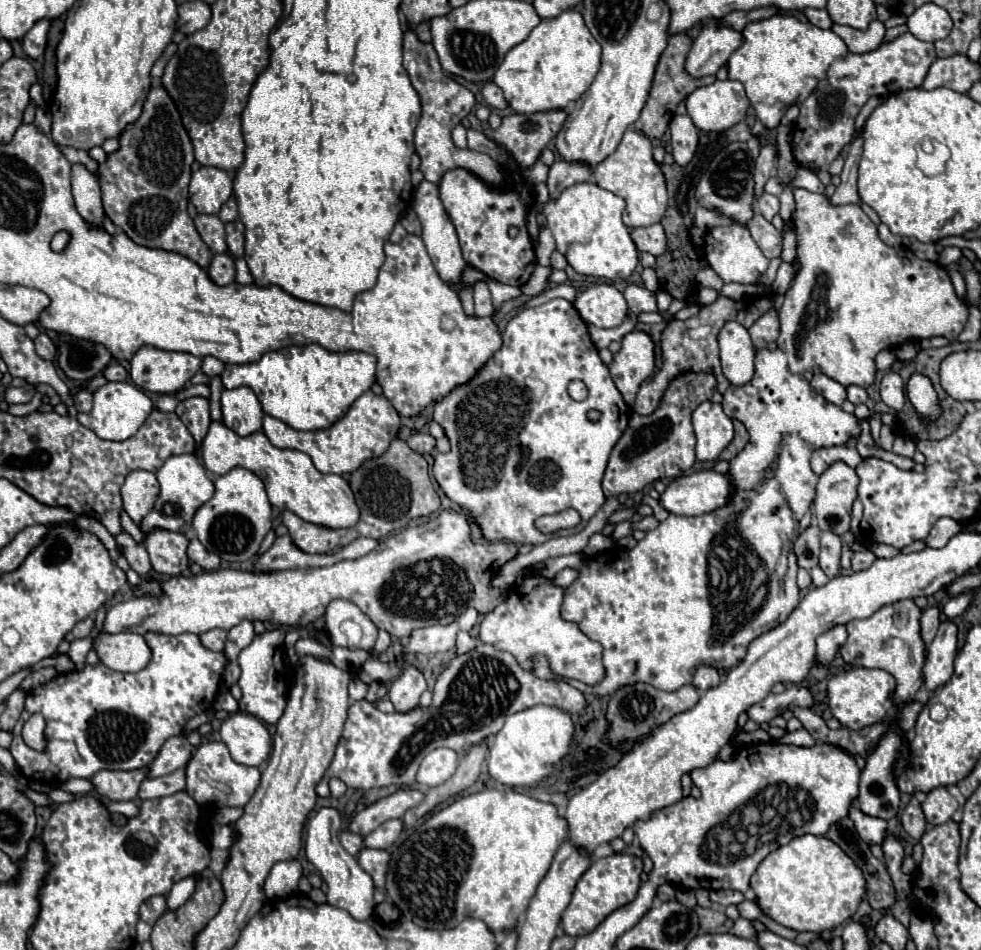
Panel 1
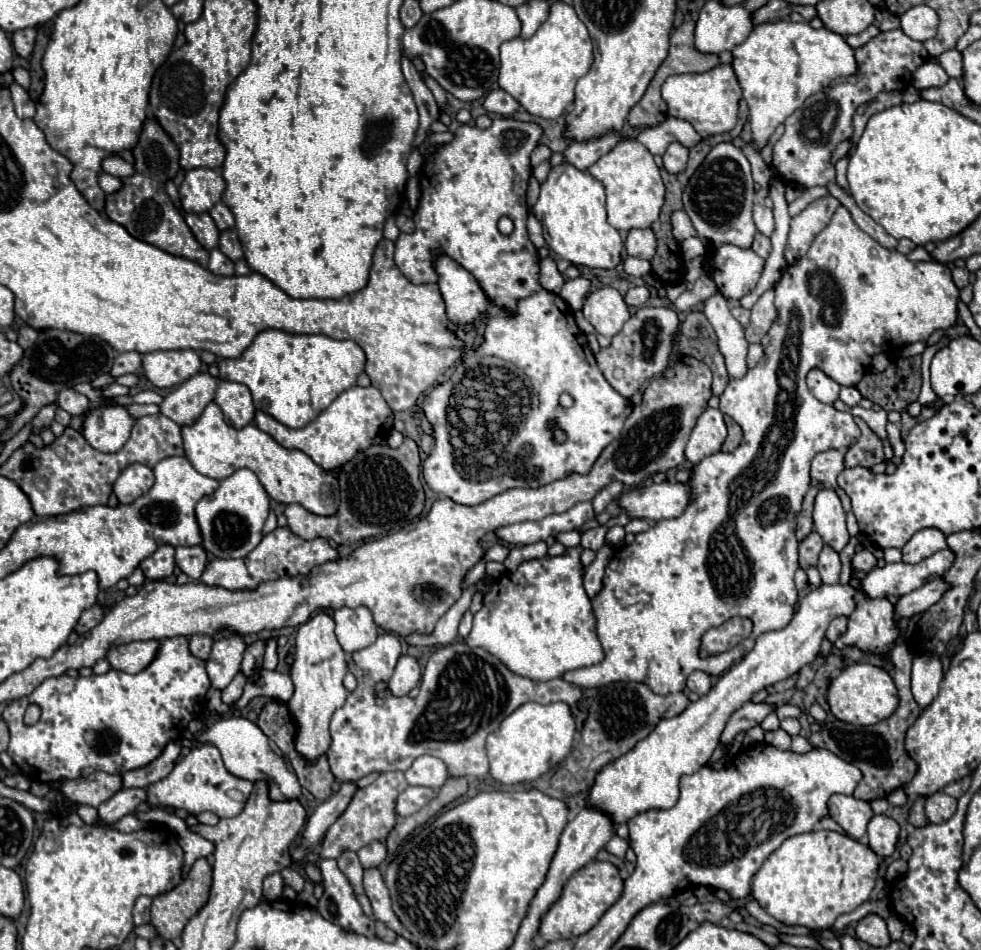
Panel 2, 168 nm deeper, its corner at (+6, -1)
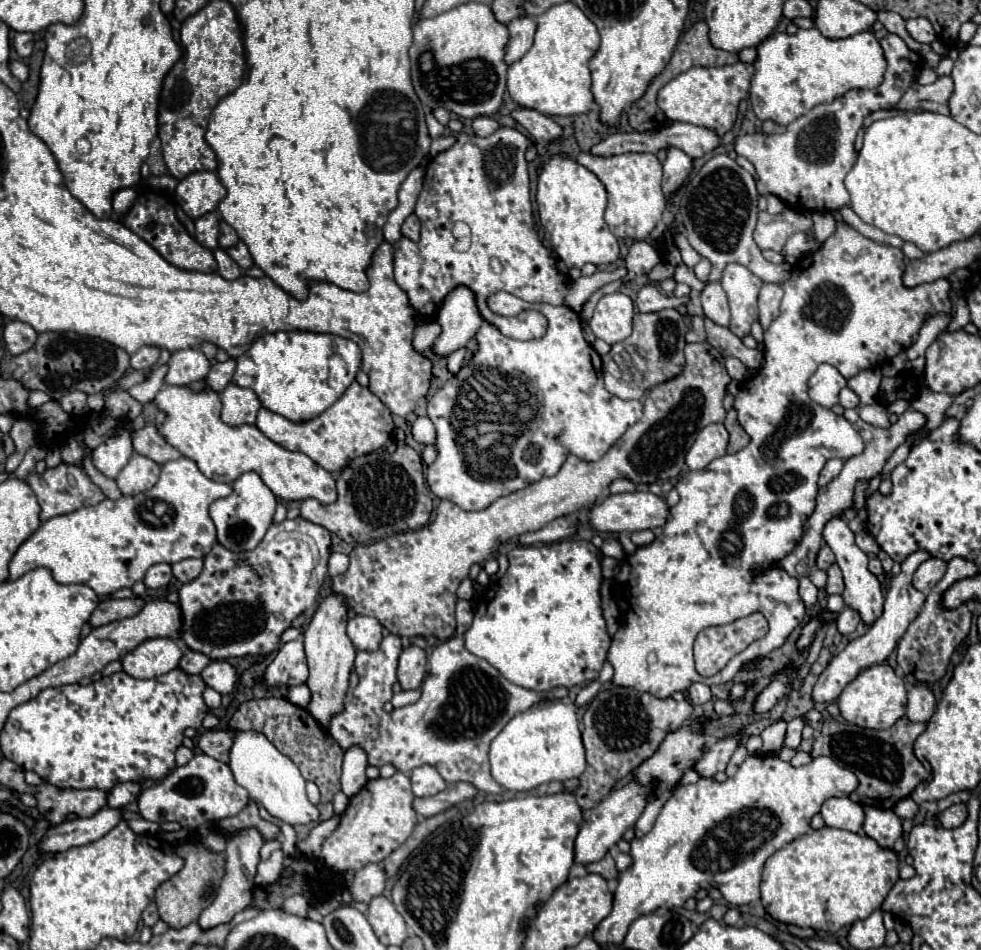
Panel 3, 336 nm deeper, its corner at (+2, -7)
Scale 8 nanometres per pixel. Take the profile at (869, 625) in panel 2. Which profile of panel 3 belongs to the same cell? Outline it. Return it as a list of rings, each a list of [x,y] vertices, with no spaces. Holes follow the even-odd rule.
[[[832,518],[826,524],[826,528],[824,528],[824,540],[832,548],[832,552],[836,554],[836,564],[840,566],[840,570],[844,574],[846,590],[844,590],[842,598],[844,598],[846,606],[850,606],[852,610],[858,610],[860,616],[862,616],[862,620],[866,624],[872,624],[872,620],[876,620],[876,616],[880,616],[880,608],[884,604],[884,594],[882,594],[880,580],[868,570],[868,556],[856,546],[854,532],[846,526],[846,522],[842,518]]]

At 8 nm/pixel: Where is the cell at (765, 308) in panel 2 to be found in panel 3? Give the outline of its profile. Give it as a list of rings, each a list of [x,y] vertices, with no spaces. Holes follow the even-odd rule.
[[[764,284],[758,296],[758,310],[760,310],[760,324],[766,330],[768,324],[778,316],[780,302],[782,302],[782,286],[780,284]]]

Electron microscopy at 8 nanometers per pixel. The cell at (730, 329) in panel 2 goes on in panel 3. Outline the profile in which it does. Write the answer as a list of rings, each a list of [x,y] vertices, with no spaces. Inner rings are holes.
[[[704,282],[704,288],[700,292],[704,314],[714,320],[720,326],[728,326],[730,322],[730,308],[726,300],[726,292],[722,290],[720,282]]]

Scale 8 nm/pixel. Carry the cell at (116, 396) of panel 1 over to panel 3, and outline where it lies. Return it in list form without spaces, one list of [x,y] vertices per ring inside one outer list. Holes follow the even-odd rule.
[[[120,430],[102,446],[92,450],[92,462],[106,478],[116,478],[120,470],[128,464],[130,456],[132,456],[132,440],[128,430]]]

